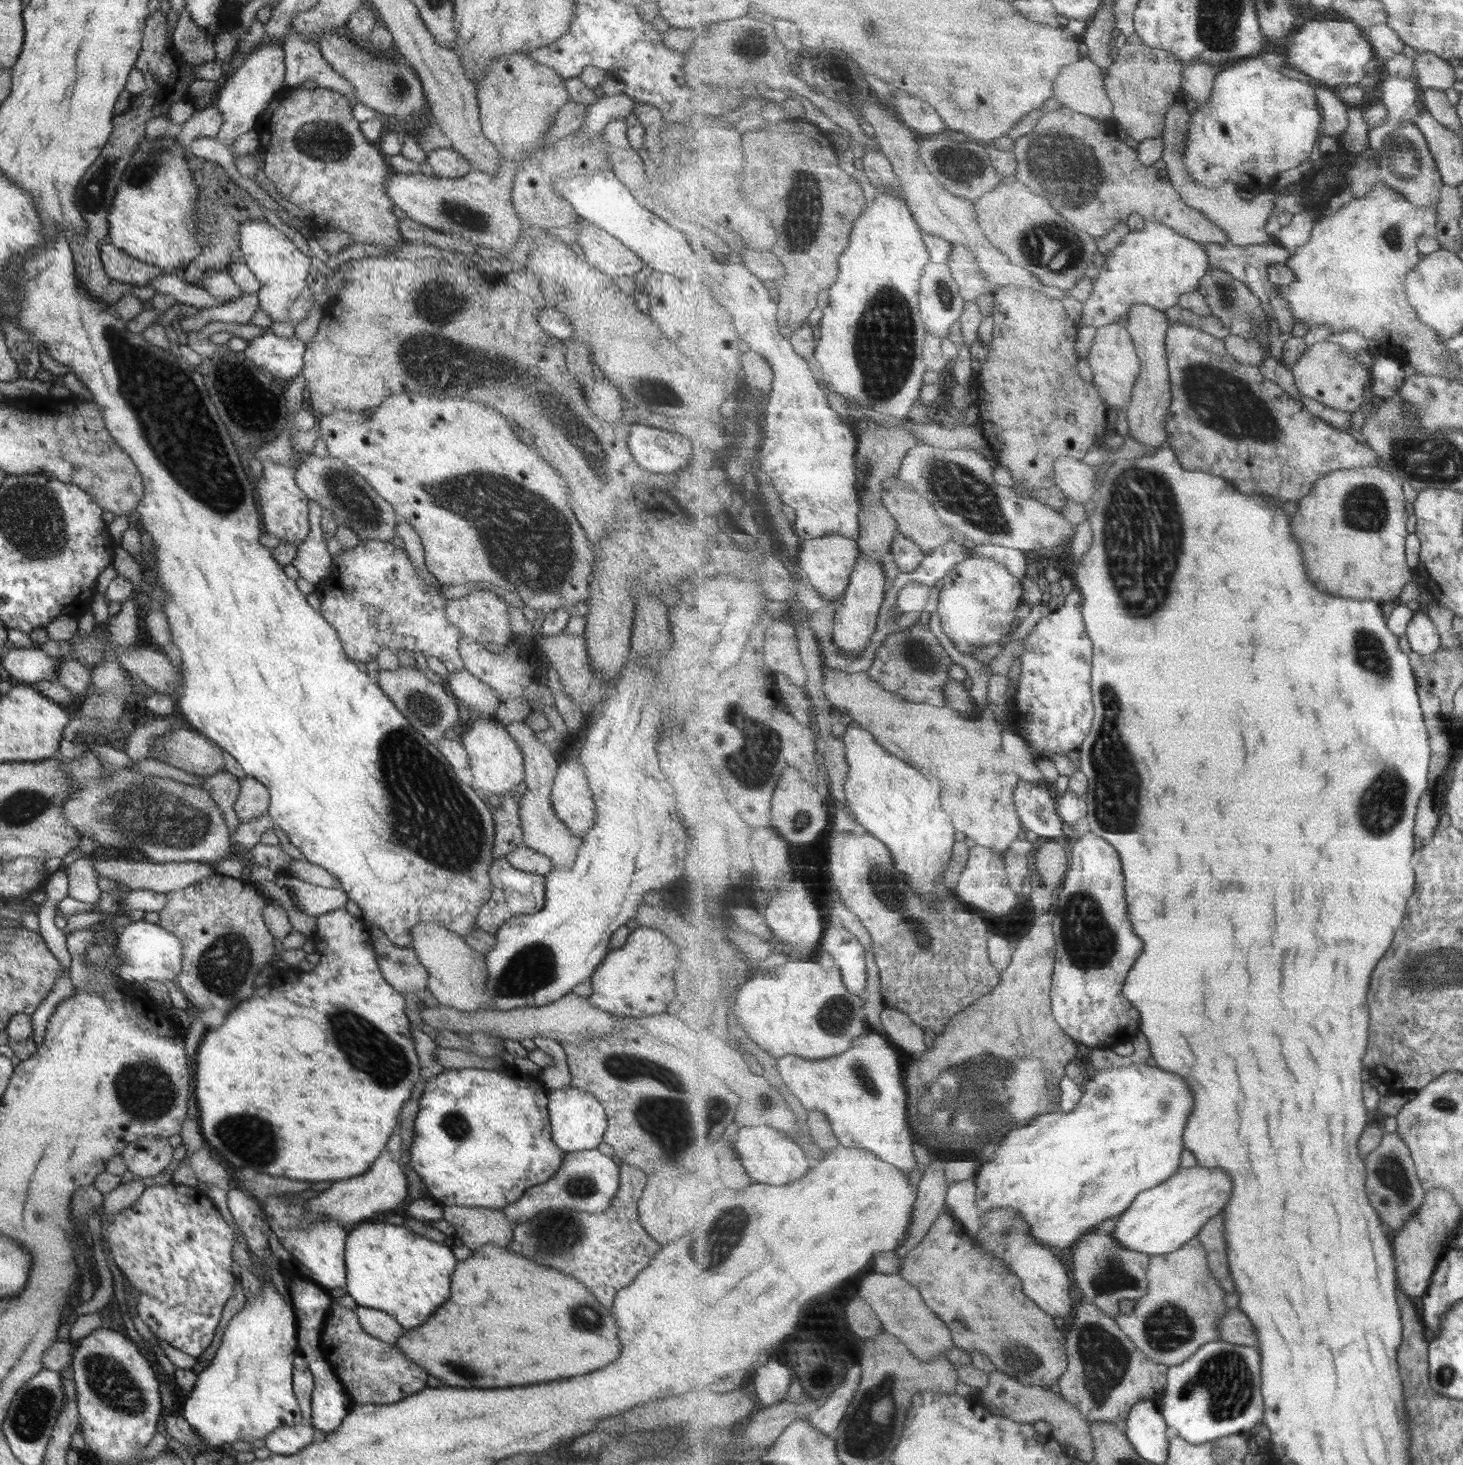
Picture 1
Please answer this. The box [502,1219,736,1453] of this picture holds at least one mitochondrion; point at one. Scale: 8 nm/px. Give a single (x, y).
(584, 1316)

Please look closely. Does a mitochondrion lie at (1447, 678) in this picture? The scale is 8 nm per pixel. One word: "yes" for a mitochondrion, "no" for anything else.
yes

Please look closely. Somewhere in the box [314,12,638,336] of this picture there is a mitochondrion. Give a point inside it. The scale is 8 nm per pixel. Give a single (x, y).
(437, 302)

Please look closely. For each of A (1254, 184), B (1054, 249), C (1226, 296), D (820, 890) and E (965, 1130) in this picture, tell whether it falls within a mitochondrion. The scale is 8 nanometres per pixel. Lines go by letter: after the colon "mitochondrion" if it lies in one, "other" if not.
A: other
B: mitochondrion
C: mitochondrion
D: other
E: mitochondrion

